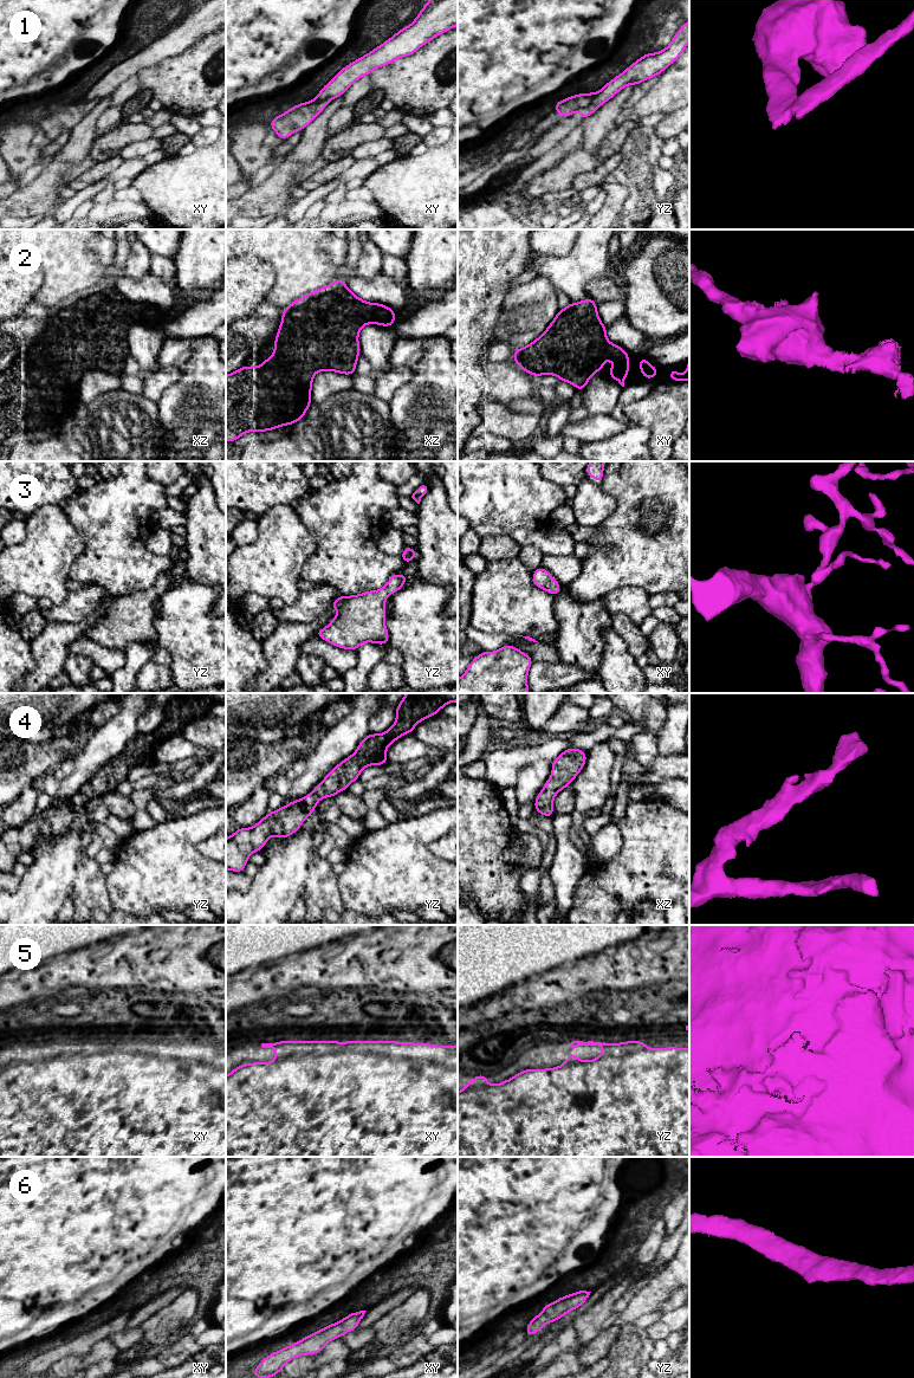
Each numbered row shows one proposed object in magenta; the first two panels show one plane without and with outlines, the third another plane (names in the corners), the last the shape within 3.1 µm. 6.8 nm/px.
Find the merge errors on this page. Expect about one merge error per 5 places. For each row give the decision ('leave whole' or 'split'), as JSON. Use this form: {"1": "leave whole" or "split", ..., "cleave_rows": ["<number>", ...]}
{"1": "split", "2": "leave whole", "3": "leave whole", "4": "leave whole", "5": "leave whole", "6": "leave whole", "cleave_rows": ["1"]}

